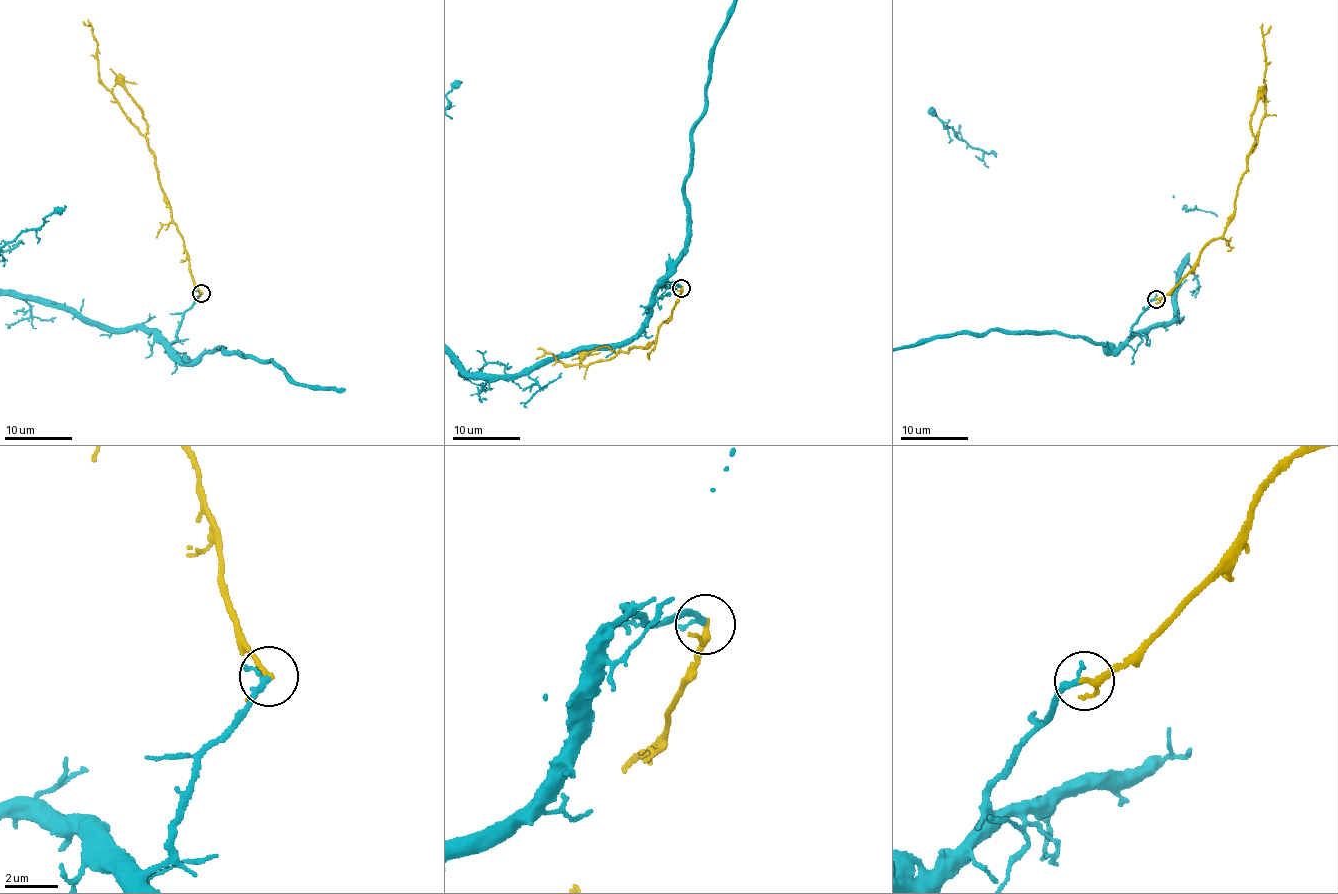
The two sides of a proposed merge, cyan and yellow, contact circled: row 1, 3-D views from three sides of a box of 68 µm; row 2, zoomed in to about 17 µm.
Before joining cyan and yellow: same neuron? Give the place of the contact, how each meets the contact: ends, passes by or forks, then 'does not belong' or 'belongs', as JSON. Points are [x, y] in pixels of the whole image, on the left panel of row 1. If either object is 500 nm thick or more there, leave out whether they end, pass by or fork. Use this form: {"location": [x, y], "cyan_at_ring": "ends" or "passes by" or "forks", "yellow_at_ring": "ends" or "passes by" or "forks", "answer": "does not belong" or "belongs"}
{"location": [201, 293], "cyan_at_ring": "ends", "yellow_at_ring": "passes by", "answer": "belongs"}

